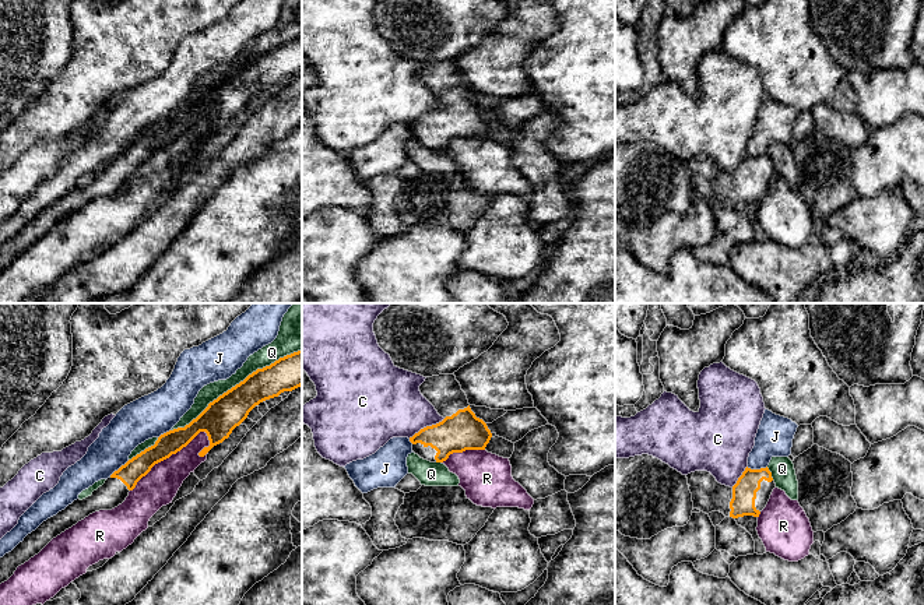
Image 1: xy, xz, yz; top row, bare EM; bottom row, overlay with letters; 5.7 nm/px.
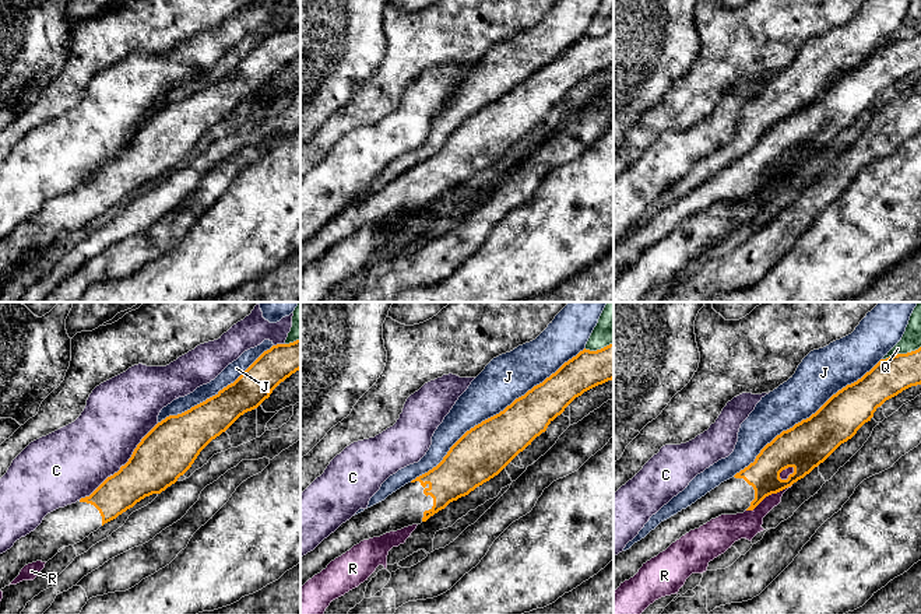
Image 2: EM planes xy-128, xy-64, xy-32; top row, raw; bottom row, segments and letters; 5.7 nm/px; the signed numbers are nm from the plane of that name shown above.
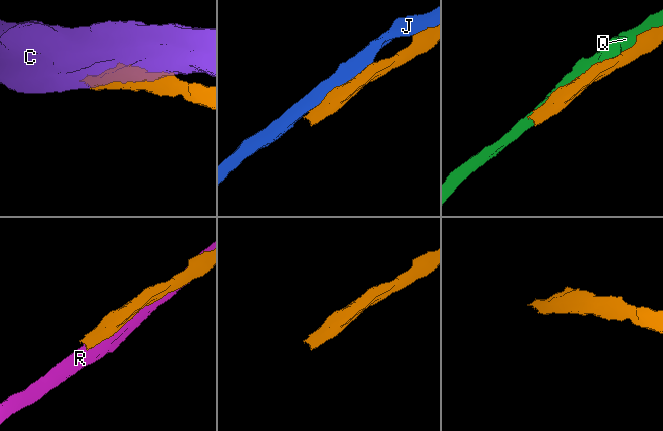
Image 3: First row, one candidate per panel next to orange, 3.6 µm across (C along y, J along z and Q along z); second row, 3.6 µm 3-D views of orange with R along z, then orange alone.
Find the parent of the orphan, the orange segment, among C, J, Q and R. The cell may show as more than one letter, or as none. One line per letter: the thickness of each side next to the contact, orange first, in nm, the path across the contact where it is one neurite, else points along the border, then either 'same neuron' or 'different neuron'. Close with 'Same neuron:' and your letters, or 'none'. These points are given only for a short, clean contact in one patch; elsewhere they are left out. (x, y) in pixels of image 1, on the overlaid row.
C: 220/380 nm | different neuron
J: 140/220 nm | different neuron
Q: 200/110 nm | different neuron
R: 130/200 nm | different neuron
Same neuron: none

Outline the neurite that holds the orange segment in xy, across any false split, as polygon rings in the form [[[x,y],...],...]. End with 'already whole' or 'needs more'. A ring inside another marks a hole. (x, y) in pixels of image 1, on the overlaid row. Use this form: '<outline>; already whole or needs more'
[[[302,351],[280,358],[270,366],[257,369],[243,381],[219,395],[189,425],[169,430],[158,437],[117,471],[91,496],[74,500],[64,510],[43,521],[11,552],[0,557],[0,584],[7,581],[18,566],[38,555],[53,538],[99,510],[112,510],[122,504],[129,492],[151,468],[186,447],[200,432],[205,432],[210,446],[198,455],[204,457],[214,446],[229,437],[249,412],[260,402],[292,391],[302,386]]]; needs more

